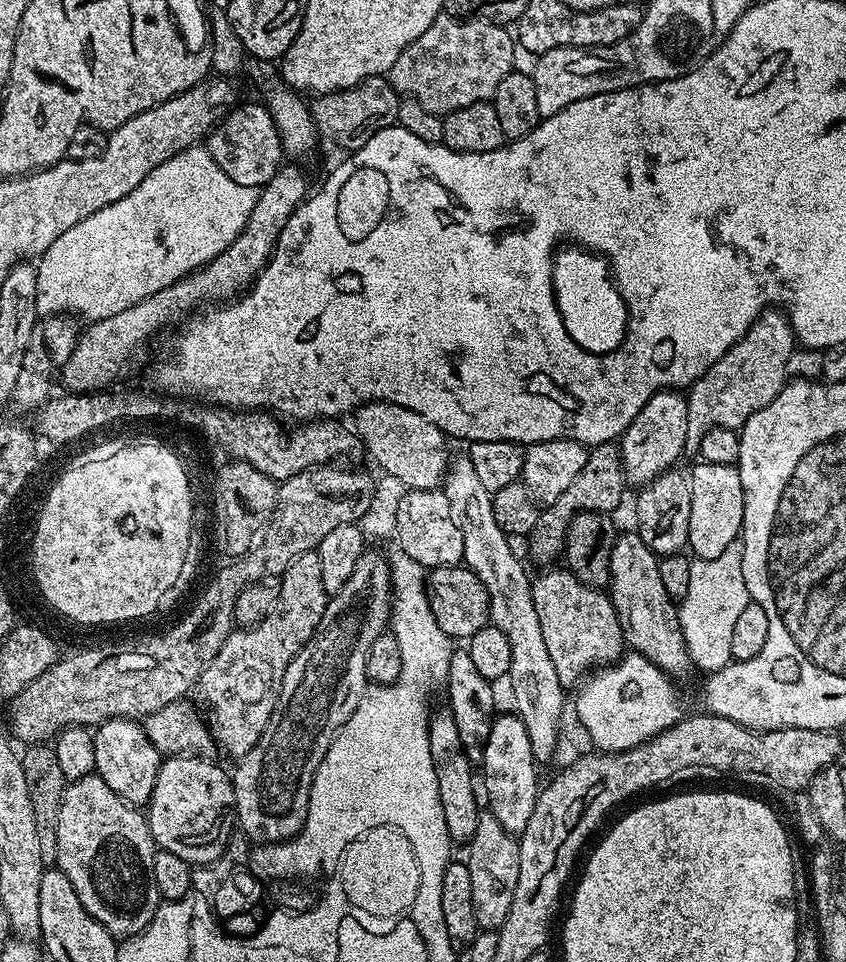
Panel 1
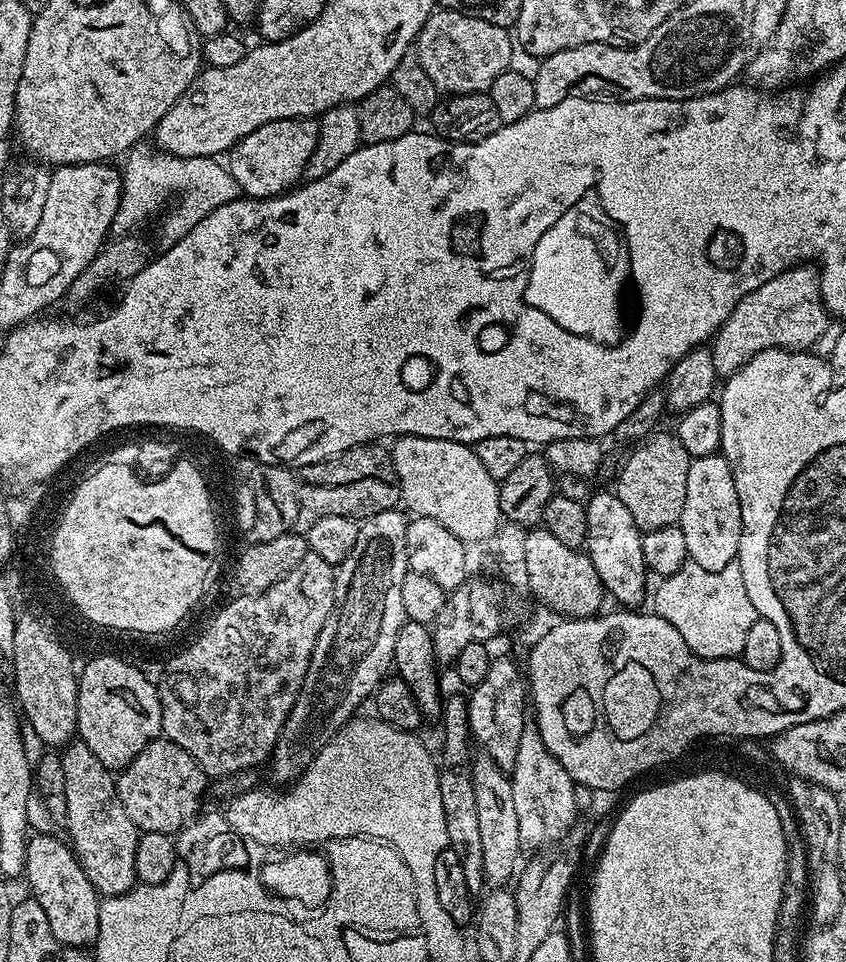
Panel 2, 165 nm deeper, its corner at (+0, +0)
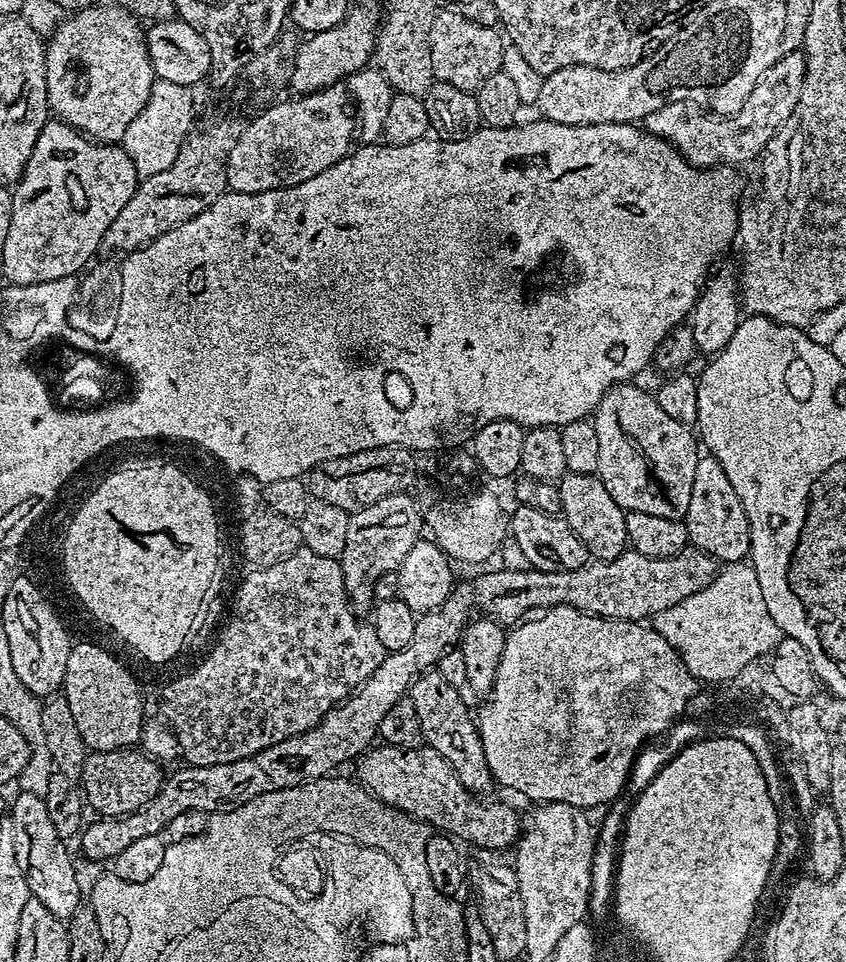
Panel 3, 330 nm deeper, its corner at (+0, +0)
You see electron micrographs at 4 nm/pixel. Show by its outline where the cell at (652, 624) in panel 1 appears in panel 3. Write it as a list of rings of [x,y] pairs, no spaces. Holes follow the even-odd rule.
[[[569,472],[558,483],[562,494],[562,519],[568,523],[570,530],[574,530],[574,534],[578,534],[582,546],[586,546],[589,557],[592,560],[613,560],[622,555],[629,547],[626,534],[626,513],[618,506],[618,502],[614,502],[614,498],[610,498],[610,490],[606,490],[599,475],[587,476],[586,474]]]

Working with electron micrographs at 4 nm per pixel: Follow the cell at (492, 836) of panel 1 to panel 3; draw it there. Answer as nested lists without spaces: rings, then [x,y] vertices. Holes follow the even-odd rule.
[[[439,670],[424,672],[410,689],[410,699],[414,702],[414,711],[418,713],[418,722],[422,725],[424,744],[438,750],[450,766],[454,766],[454,774],[458,774],[458,782],[466,790],[477,794],[488,794],[494,788],[490,762],[486,762],[486,750],[482,750],[482,738],[477,721],[468,713],[468,704],[464,701],[465,693],[461,689],[450,686],[446,678],[442,678]]]

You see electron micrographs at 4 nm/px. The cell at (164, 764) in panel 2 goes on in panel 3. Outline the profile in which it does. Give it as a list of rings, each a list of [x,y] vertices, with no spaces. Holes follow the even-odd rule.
[[[119,748],[109,752],[92,752],[84,760],[84,768],[78,777],[79,787],[86,801],[87,807],[92,808],[104,818],[113,816],[125,816],[131,812],[137,812],[142,806],[146,806],[158,794],[160,785],[164,783],[165,773],[160,773],[161,761],[152,759],[143,750],[133,750],[132,748]]]

